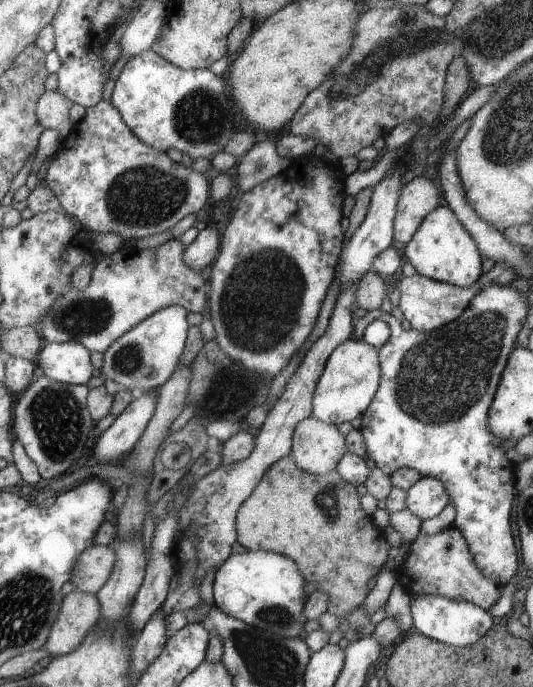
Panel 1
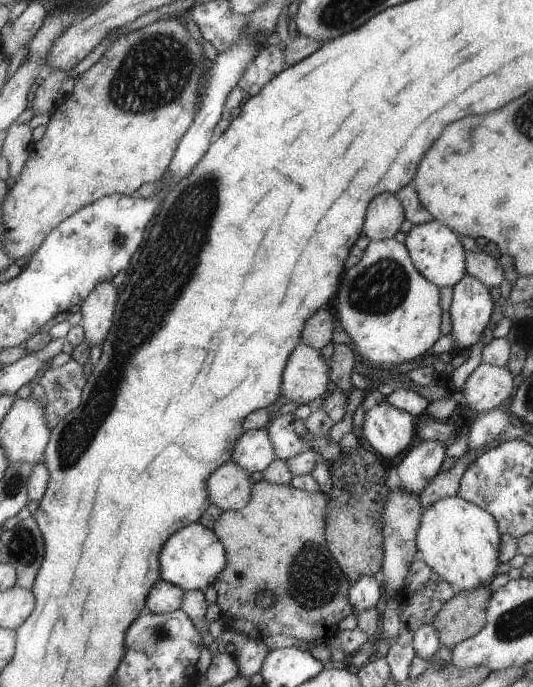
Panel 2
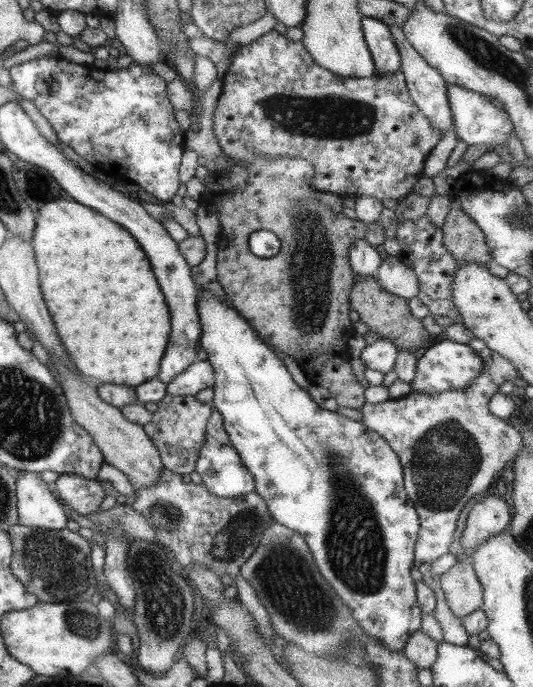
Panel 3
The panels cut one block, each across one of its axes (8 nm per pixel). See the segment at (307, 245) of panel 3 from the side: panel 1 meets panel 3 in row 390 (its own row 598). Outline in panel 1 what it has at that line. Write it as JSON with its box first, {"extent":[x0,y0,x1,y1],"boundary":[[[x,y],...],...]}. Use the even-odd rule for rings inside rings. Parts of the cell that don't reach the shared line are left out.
{"extent":[236,456,390,618],"boundary":[[[283,456],[263,472],[251,494],[237,508],[236,542],[247,551],[263,550],[293,560],[303,582],[315,583],[316,591],[327,596],[326,612],[337,618],[343,617],[363,603],[368,594],[367,581],[385,565],[390,549],[383,532],[372,524],[371,516],[363,512],[359,500],[356,488],[344,482],[335,469],[313,476],[301,472],[291,456]]]}

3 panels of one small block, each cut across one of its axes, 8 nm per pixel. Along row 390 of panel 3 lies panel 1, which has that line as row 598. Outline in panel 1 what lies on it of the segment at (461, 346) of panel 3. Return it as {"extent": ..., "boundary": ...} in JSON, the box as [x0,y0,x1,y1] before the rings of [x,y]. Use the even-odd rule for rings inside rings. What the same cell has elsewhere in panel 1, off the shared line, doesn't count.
{"extent":[409,594,491,647],"boundary":[[[419,594],[412,596],[409,612],[413,622],[412,630],[430,640],[453,647],[465,647],[477,642],[491,626],[491,612],[473,602],[461,598],[445,598],[439,594]]]}

